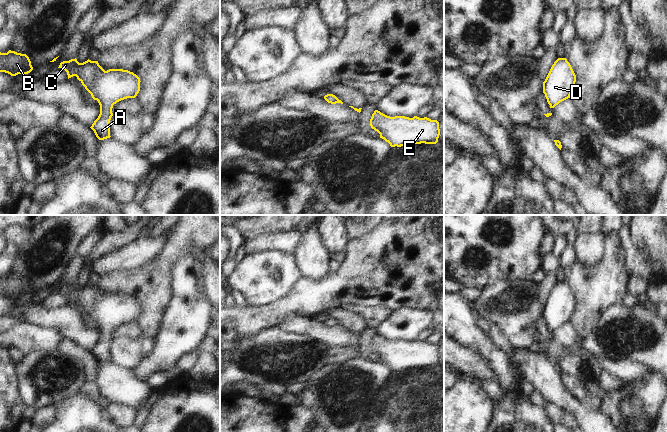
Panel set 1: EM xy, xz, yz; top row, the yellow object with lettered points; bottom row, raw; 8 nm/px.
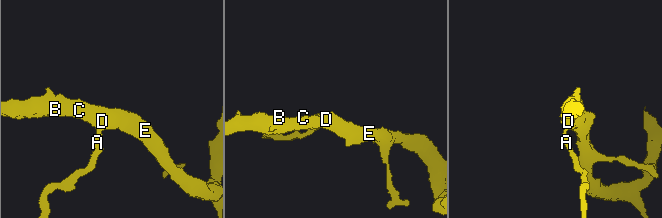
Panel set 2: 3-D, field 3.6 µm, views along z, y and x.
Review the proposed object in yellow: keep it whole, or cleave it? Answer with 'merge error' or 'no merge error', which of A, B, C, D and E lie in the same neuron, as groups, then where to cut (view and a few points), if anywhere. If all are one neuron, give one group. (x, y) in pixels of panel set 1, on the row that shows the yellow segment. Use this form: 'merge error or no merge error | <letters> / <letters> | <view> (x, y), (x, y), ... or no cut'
no merge error | A B C D E | no cut

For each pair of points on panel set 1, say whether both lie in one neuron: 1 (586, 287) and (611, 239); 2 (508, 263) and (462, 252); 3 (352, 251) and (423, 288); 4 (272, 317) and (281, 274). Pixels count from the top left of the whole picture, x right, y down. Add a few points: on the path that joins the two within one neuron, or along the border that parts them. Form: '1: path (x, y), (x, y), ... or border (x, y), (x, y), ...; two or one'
1: path (598, 275), (611, 262), (611, 251); one
2: path (497, 252), (491, 246), (473, 246); one
3: path (370, 262), (373, 264), (399, 264), (405, 270); one
4: border (293, 287), (286, 295), (271, 303), (252, 306); two

